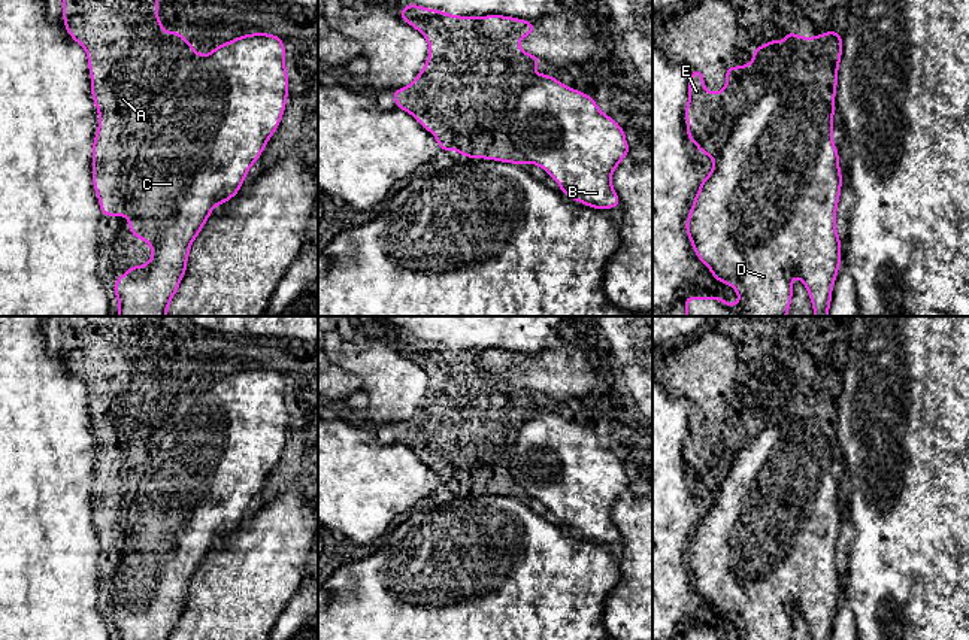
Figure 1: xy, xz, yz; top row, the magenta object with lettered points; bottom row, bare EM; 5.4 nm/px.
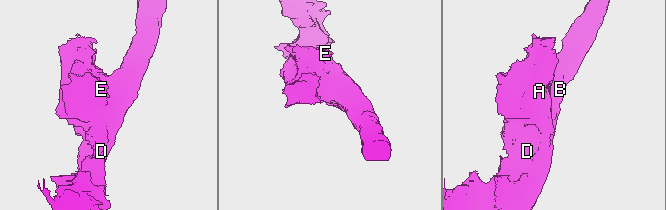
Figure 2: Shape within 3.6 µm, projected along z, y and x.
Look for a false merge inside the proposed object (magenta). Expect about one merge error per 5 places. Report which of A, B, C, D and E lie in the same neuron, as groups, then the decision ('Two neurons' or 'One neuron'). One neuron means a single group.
Groups: A B C D E. One neuron

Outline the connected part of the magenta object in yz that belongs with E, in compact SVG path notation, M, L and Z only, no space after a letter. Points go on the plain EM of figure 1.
M838 364L826 366L812 370L811 373L799 370L794 366L787 366L784 376L766 374L764 380L754 380L751 398L742 398L739 401L727 400L726 421L723 425L717 427L706 425L702 403L693 403L693 407L688 412L688 437L684 445L687 452L687 473L690 473L703 489L709 489L712 492L714 501L708 510L700 515L700 522L694 530L690 549L685 555L685 567L697 592L709 603L717 616L727 618L738 627L739 636L736 639L729 639L720 630L685 630L684 640L790 640L793 634L791 613L794 610L800 612L805 618L812 640L830 640L833 628L832 624L842 595L841 570L836 565L836 545L842 522L842 506L839 503L839 485L833 477L835 430L842 382L844 374Z

